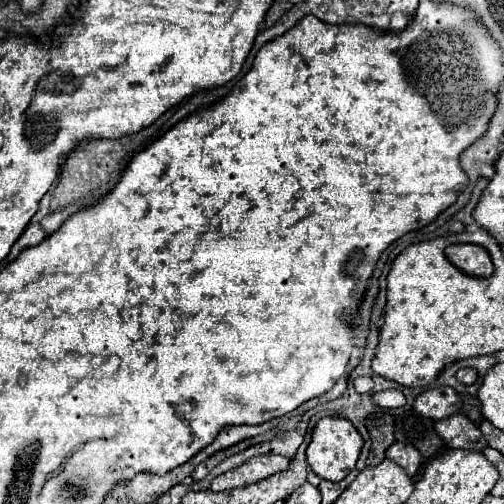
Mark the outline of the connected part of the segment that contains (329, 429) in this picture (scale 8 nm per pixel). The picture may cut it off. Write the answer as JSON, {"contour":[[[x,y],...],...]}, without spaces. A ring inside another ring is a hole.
{"contour":[[[323,417],[313,429],[311,443],[307,447],[307,463],[311,465],[315,475],[319,475],[327,481],[341,481],[355,467],[361,447],[363,447],[363,439],[347,419],[343,419],[343,417]]]}

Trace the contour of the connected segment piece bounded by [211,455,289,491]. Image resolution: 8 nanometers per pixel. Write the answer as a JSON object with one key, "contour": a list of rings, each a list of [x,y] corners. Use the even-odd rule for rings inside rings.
{"contour":[[[283,455],[253,457],[253,459],[245,461],[241,467],[235,467],[235,469],[215,477],[211,483],[211,489],[213,491],[227,491],[227,489],[251,485],[251,483],[257,483],[277,471],[287,469],[287,467],[289,467],[289,459]]]}

